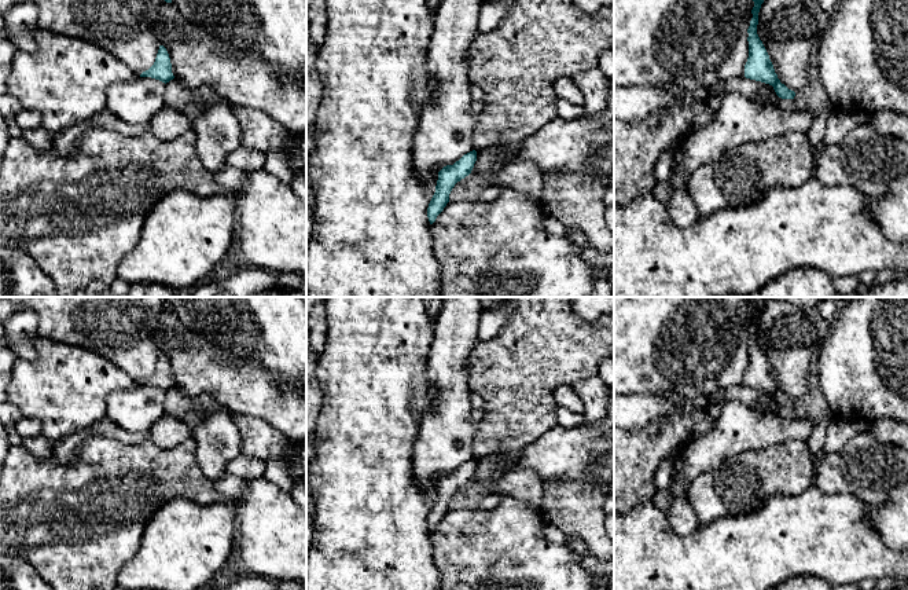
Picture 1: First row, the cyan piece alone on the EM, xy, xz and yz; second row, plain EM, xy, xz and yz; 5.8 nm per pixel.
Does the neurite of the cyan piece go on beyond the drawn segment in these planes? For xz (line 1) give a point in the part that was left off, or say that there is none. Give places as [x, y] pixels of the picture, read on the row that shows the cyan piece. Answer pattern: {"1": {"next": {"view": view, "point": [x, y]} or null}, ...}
{"1": {"next": null}}

